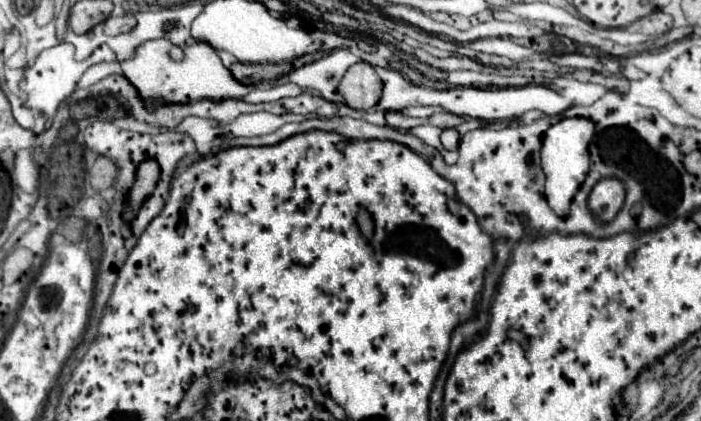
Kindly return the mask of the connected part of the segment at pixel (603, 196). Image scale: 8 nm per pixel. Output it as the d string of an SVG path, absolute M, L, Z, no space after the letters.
M606 177L594 185L594 189L588 197L588 205L590 205L592 213L600 221L606 223L606 221L614 219L614 215L620 211L622 203L624 203L624 195L626 195L624 183L616 177Z

